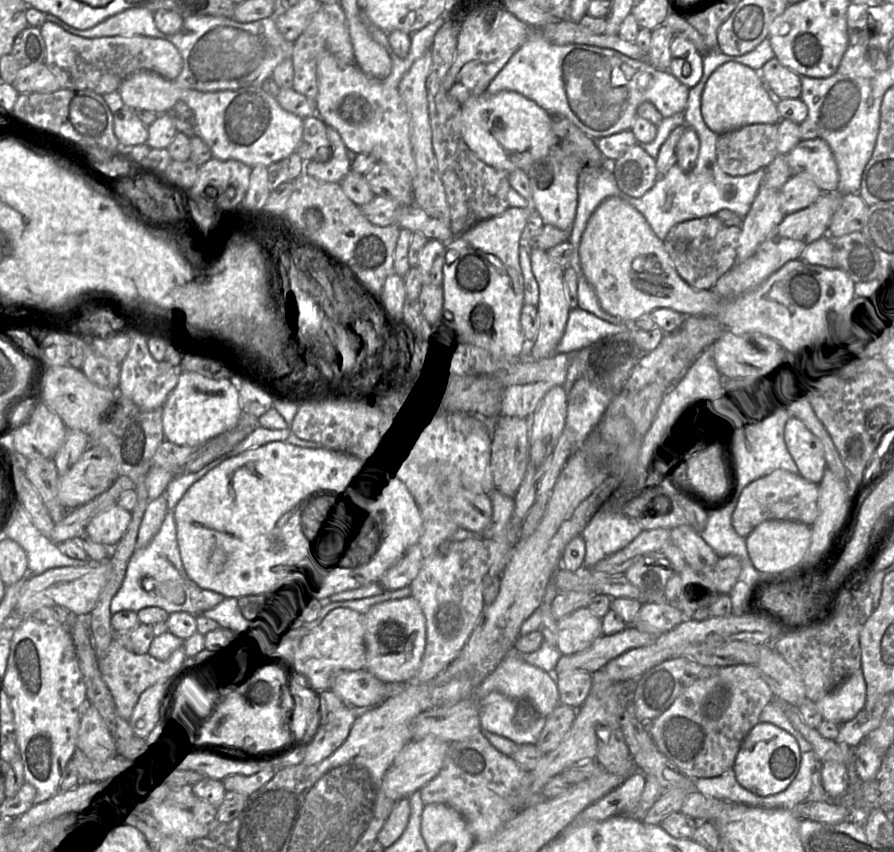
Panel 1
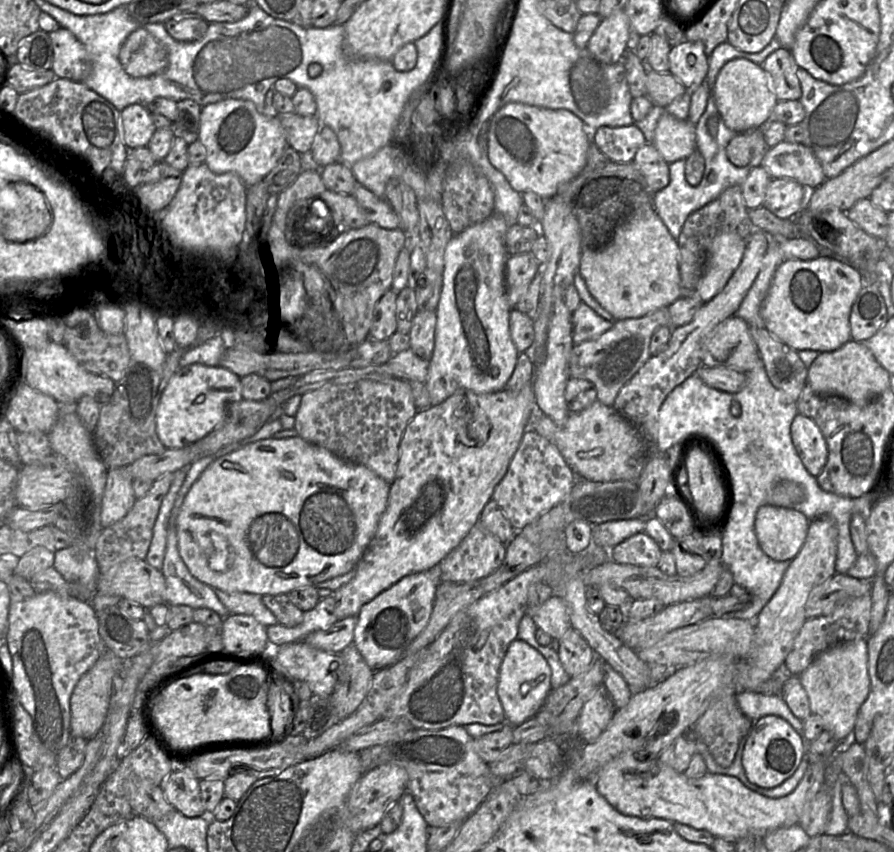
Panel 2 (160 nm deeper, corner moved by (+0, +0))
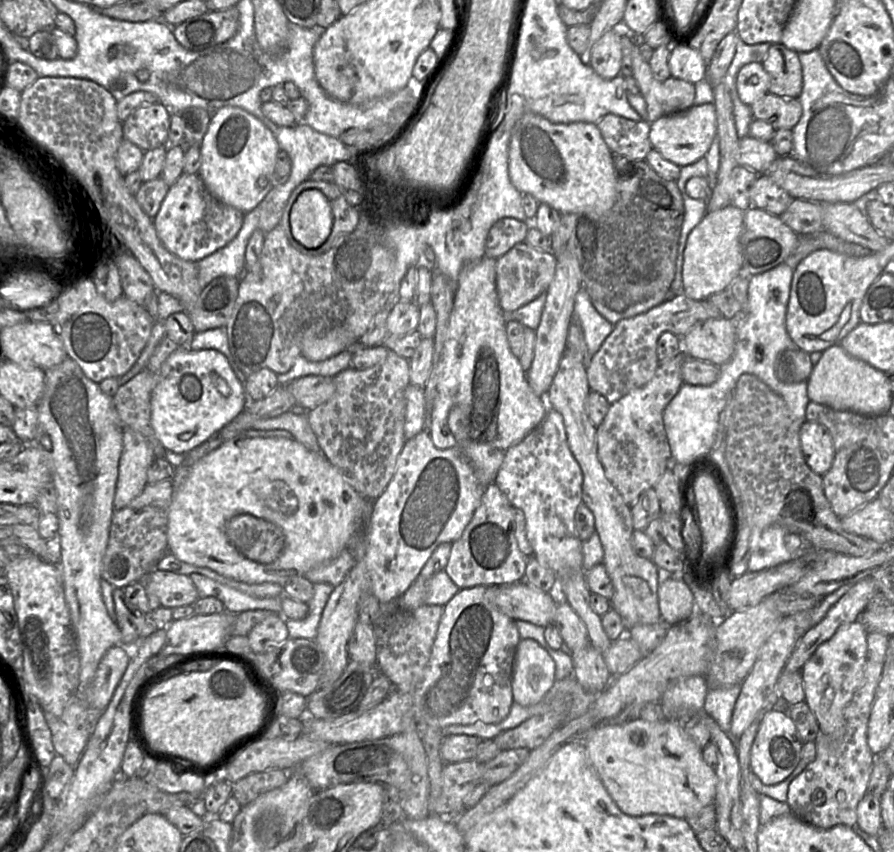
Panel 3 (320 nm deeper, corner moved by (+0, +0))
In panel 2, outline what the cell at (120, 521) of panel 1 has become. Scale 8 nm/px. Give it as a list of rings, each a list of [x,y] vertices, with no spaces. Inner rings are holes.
[[[126,467],[108,471],[101,506],[101,526],[109,527],[121,520],[136,501],[133,480]]]

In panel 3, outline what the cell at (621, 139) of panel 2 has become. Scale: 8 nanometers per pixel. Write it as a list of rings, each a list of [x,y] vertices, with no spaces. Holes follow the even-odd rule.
[[[607,114],[596,125],[614,155],[630,160],[646,160],[652,149],[649,122],[633,121],[615,114]]]

